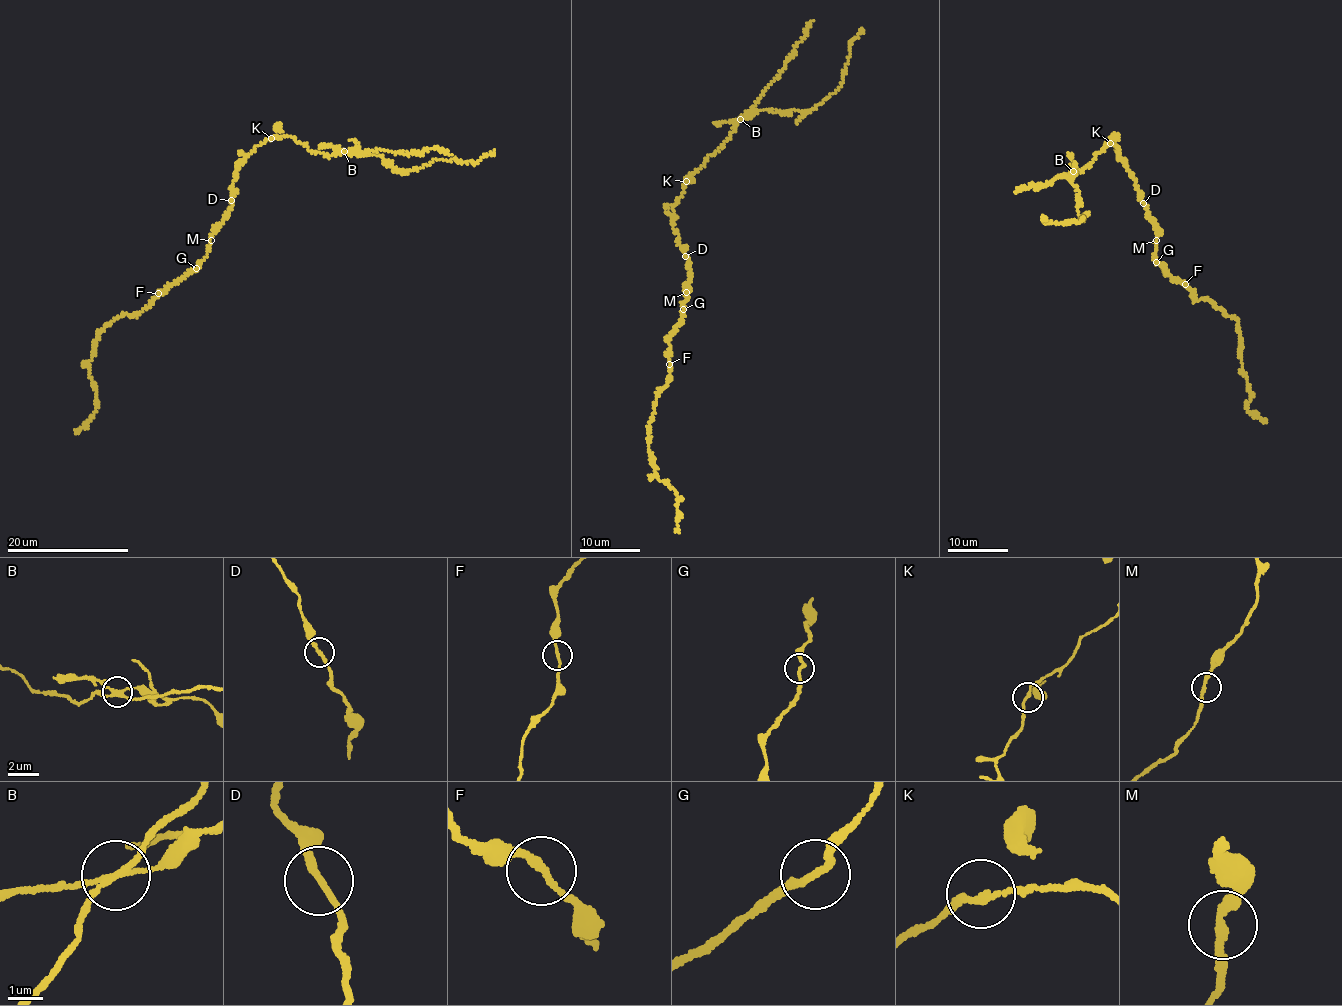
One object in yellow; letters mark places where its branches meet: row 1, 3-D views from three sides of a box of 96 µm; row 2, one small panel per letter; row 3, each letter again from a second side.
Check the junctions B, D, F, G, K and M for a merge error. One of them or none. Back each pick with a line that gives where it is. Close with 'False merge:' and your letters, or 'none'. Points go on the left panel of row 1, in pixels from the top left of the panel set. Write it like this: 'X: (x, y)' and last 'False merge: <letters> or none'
B: (344, 151)
False merge: B

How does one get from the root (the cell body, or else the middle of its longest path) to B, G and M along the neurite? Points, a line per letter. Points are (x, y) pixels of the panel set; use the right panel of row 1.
B: (1148, 211), (1134, 175), (1119, 156), (1118, 149), (1111, 144), (1107, 143), (1087, 166), (1079, 172), (1072, 170)
G: (1148, 211), (1158, 234), (1154, 255), (1156, 262)
M: (1148, 211), (1158, 234), (1156, 240)

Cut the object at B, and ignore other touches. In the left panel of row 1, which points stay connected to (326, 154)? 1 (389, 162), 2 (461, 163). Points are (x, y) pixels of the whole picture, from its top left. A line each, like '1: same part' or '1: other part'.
1: other part
2: other part

